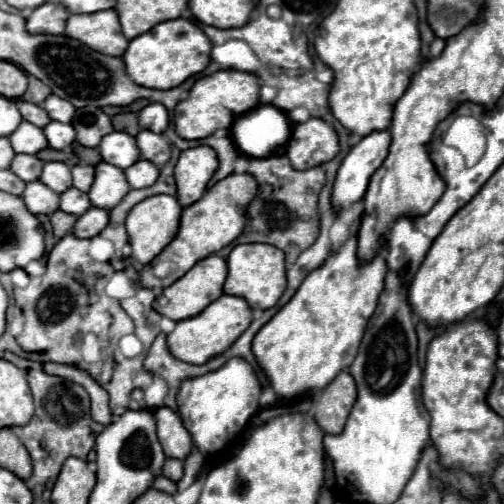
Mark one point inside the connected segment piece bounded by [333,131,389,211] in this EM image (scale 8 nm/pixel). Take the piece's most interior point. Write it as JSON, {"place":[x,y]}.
{"place":[353,176]}

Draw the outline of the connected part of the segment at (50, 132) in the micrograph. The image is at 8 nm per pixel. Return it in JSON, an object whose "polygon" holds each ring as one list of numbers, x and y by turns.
{"polygon":[[51,121,43,131,45,131,45,135,47,135,49,147,53,147,53,149,65,149,65,147,69,147,69,145,75,141,75,137,77,137,77,131,73,131,73,125,57,123,57,121]]}

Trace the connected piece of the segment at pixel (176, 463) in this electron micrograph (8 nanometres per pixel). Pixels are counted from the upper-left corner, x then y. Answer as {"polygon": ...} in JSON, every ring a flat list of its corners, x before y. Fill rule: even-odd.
{"polygon":[[167,459,163,465,163,475,167,479,171,479,173,483,177,483,183,477,183,461,179,459]]}

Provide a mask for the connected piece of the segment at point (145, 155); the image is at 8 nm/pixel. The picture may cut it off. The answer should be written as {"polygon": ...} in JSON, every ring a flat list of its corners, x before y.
{"polygon":[[141,131,135,139,141,151,141,159,149,159,157,167,163,167,171,159,171,143,163,135,153,131]]}

